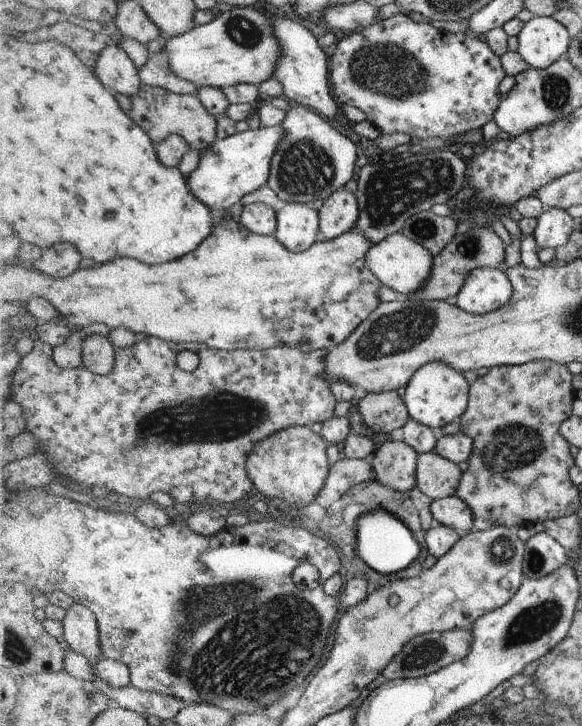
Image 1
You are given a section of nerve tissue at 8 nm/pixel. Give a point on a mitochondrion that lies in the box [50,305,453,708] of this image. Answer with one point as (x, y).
(284, 633)

